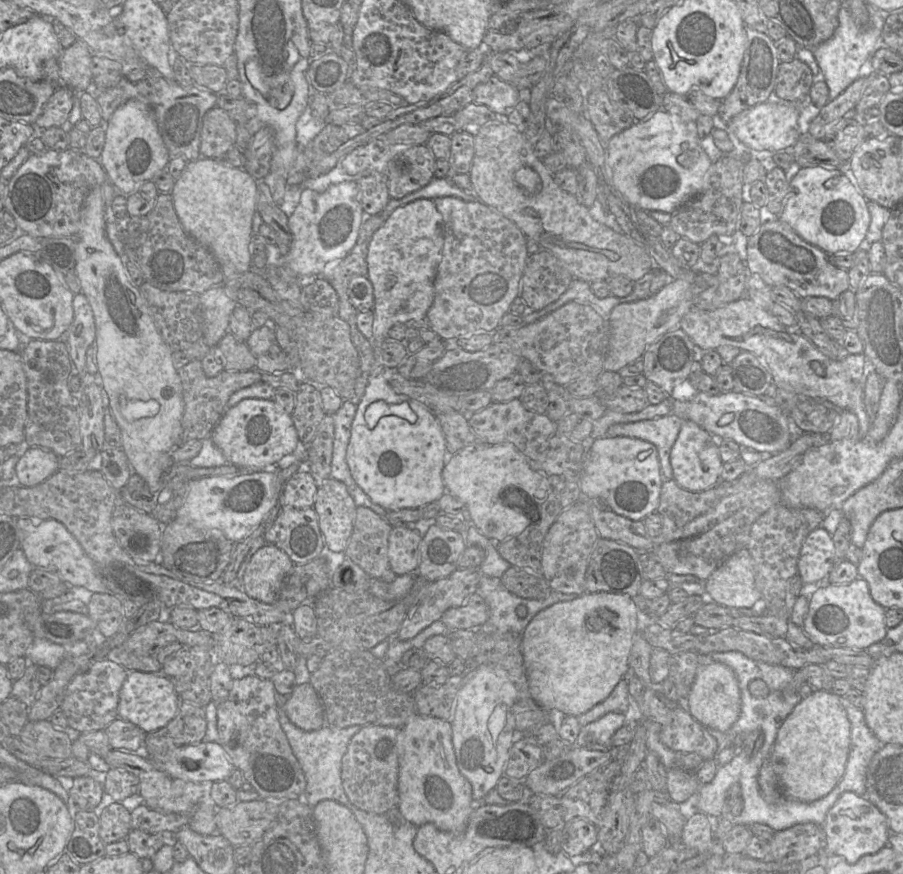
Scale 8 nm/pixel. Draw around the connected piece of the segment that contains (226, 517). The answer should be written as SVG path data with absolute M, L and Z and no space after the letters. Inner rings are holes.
M296 461L288 468L276 472L253 472L234 477L214 476L190 480L186 500L177 511L175 519L196 528L217 530L228 540L238 543L250 535L268 512L280 503L284 484L304 467L302 461Z

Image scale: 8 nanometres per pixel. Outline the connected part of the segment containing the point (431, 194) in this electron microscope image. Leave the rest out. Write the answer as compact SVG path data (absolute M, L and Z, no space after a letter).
M433 177L431 181L423 188L412 192L401 199L390 198L384 210L377 215L389 215L390 212L398 207L407 205L416 199L430 199L434 200L440 197L455 197L465 202L478 202L478 196L471 196L466 194L460 188L448 181L448 178Z

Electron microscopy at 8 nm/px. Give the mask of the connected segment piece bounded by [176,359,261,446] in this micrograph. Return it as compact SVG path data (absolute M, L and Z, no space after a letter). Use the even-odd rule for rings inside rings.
M198 359L190 361L177 372L182 384L184 411L176 446L182 446L190 440L203 440L210 436L224 414L224 406L230 396L241 388L261 382L261 372L256 369L246 371L223 370L215 377L209 378L204 374L201 361Z

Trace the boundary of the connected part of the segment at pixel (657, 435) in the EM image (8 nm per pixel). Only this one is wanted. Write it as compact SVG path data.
M668 414L654 419L613 424L608 428L606 434L608 437L640 438L655 445L660 462L660 475L664 482L673 479L670 452L682 426L682 421L678 416Z

